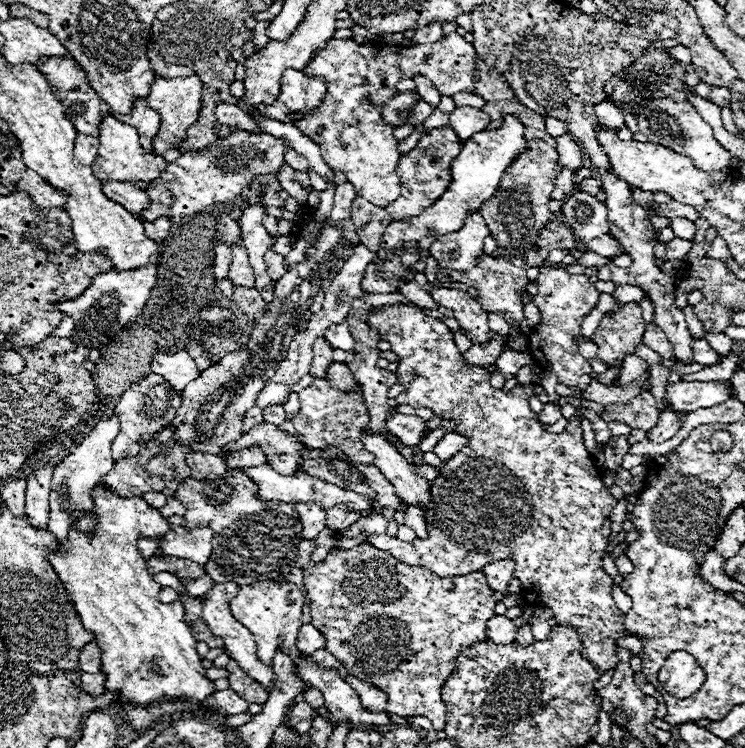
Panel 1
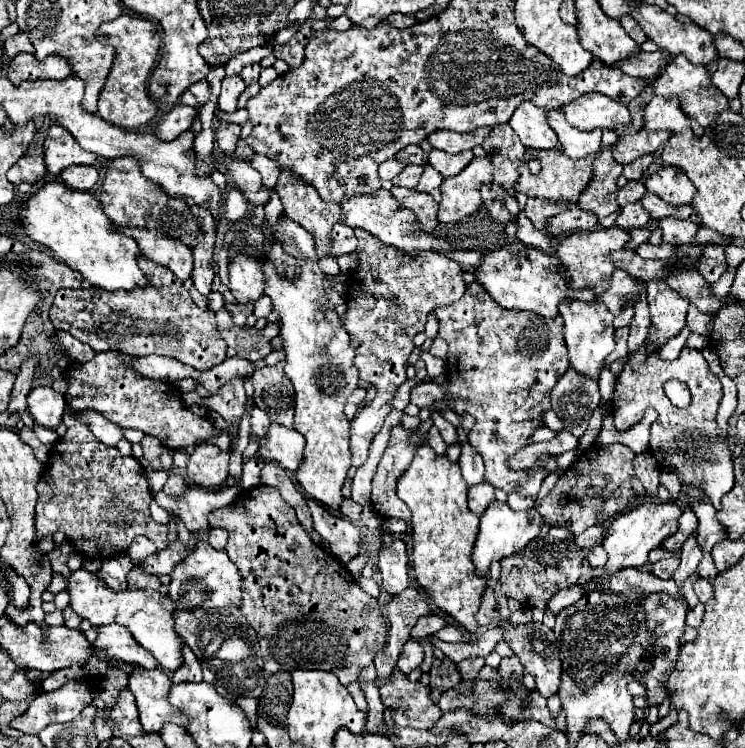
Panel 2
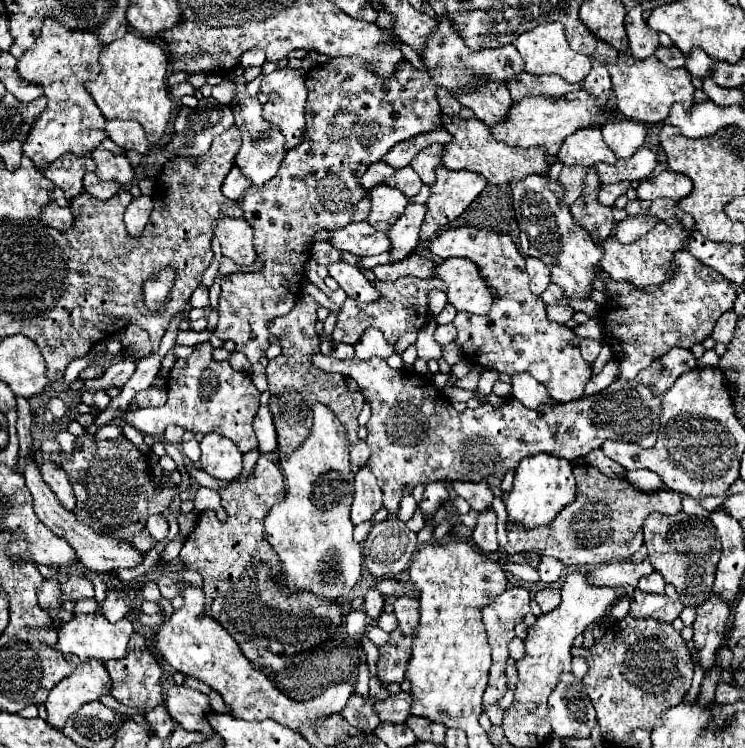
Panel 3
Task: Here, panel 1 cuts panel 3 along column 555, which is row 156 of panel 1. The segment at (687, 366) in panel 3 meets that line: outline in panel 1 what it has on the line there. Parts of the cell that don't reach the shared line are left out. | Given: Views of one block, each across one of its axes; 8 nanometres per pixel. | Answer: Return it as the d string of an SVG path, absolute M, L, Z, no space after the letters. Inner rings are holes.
M450 126L434 128L432 134L424 136L414 150L410 150L408 154L404 154L400 158L396 172L400 176L402 194L398 196L398 200L394 200L386 206L386 212L390 212L390 216L394 220L406 220L406 218L418 216L422 210L430 208L446 192L446 188L452 180L450 164L458 156L458 152L462 150L462 146L464 146L462 140L458 138L454 128L450 128Z

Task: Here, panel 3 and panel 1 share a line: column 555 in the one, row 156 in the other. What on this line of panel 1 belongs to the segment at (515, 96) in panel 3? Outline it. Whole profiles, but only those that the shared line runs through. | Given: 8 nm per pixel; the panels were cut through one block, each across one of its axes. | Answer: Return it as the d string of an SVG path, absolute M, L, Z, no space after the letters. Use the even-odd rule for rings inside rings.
M78 134L76 136L74 156L78 158L78 162L90 166L96 160L96 156L98 156L98 138L86 136L86 134Z

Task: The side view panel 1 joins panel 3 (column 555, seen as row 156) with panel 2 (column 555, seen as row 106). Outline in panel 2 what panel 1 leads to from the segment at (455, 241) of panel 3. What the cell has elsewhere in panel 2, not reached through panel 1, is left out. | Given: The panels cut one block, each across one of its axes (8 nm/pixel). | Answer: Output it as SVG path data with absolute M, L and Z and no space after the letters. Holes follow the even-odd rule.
M474 280L464 296L448 306L436 308L434 316L440 324L438 328L438 336L442 336L448 342L448 372L458 374L458 376L448 376L446 384L434 386L433 383L420 382L412 388L410 392L410 402L414 402L416 406L424 408L428 406L432 410L432 420L436 424L436 428L440 430L440 434L448 432L448 422L432 408L434 400L442 398L456 414L464 416L464 414L472 414L476 418L476 424L468 436L470 444L480 452L480 456L484 458L484 466L486 466L486 482L490 482L494 488L502 488L506 494L512 492L514 488L520 488L522 496L536 496L540 490L542 480L546 478L544 470L536 470L536 474L530 478L526 470L514 472L508 468L508 458L514 456L520 448L528 446L528 440L532 436L532 432L542 424L542 414L550 408L550 390L552 386L558 382L560 374L564 374L564 370L568 370L570 362L568 362L568 354L566 354L566 344L564 344L564 336L562 336L562 322L560 316L556 316L554 320L546 320L546 318L536 318L534 314L528 312L512 312L498 306L489 294L484 297L478 296L478 291L486 291L482 285ZM444 394L452 394L456 398L456 404L450 404Z

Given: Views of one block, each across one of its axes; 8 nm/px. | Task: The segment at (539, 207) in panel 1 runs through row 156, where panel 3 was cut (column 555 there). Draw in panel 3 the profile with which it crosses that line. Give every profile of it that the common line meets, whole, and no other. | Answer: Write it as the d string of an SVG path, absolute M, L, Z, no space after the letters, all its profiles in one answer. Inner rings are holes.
M590 464L574 466L576 476L576 500L568 504L548 526L526 530L512 526L506 528L508 544L506 552L536 552L546 550L546 556L554 556L568 568L592 568L632 556L642 544L642 524L652 512L678 514L682 512L682 496L670 490L642 492L626 480L614 480L604 476Z

